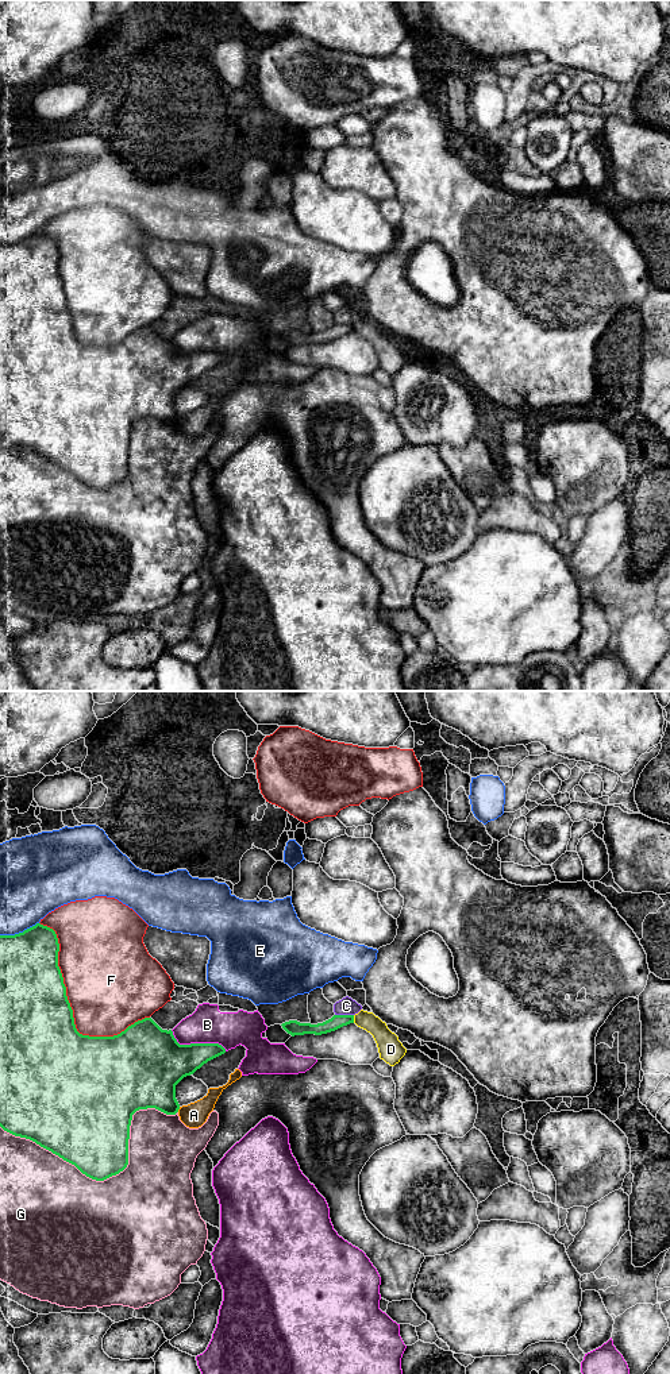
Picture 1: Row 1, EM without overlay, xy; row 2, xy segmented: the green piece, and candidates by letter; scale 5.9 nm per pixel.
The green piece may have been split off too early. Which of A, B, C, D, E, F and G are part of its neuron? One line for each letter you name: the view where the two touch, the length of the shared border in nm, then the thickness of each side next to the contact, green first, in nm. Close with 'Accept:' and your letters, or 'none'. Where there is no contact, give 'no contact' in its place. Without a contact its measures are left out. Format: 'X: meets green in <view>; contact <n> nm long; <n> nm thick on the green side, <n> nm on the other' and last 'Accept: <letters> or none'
Accept: none

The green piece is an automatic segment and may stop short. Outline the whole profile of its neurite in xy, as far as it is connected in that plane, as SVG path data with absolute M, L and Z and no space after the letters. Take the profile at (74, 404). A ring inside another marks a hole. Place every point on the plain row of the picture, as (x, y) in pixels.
M36 232L15 244L0 244L0 436L20 447L30 448L51 460L63 470L74 474L86 486L104 490L123 480L128 474L128 448L132 424L139 418L155 417L166 424L176 424L180 413L176 408L176 394L193 383L208 370L226 362L219 352L180 354L172 339L162 339L151 327L145 327L128 335L113 346L89 346L77 340L73 319L66 305L66 296L58 275L59 252L53 238Z

